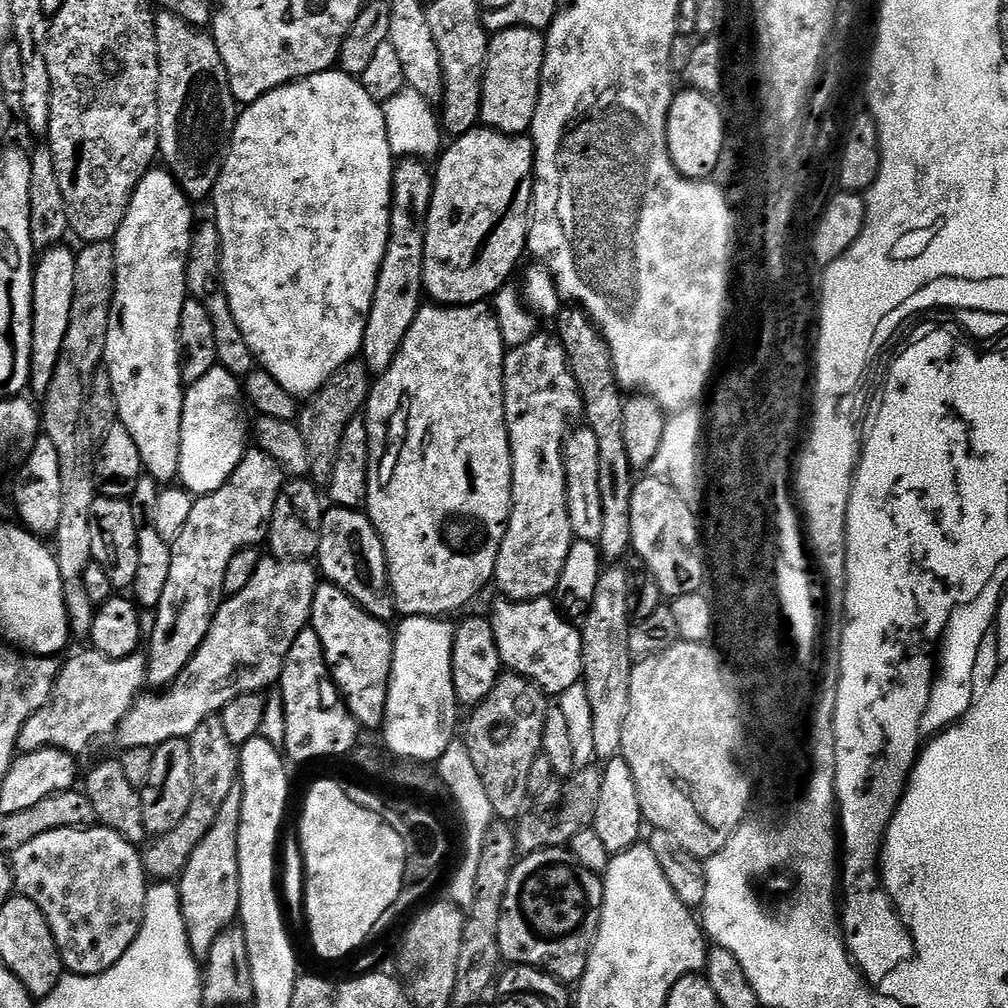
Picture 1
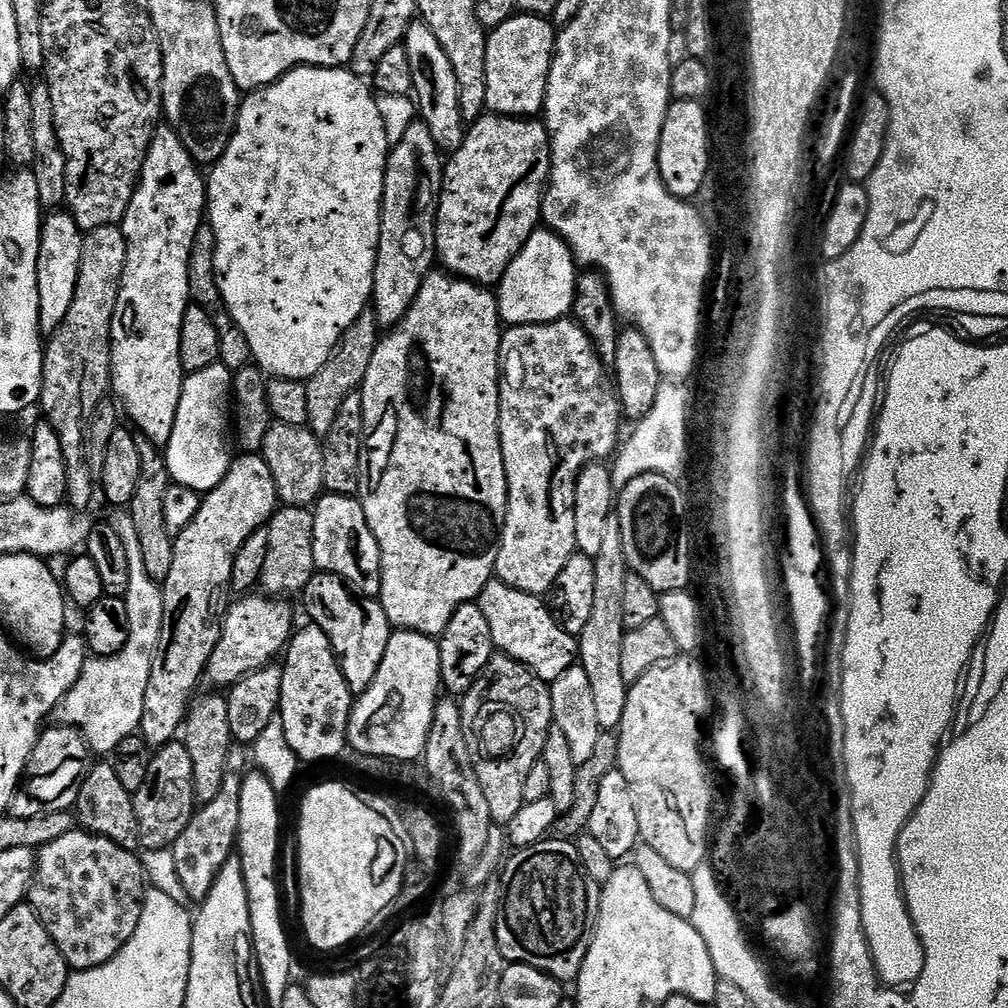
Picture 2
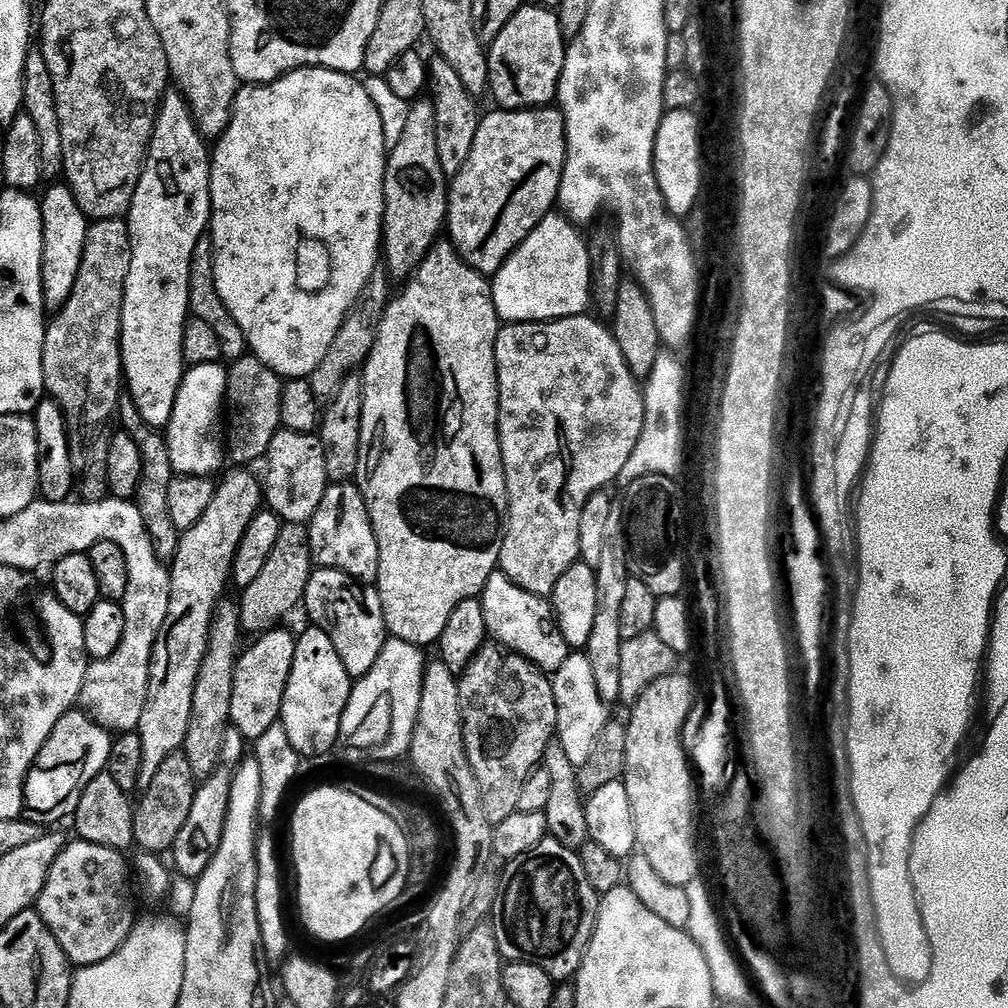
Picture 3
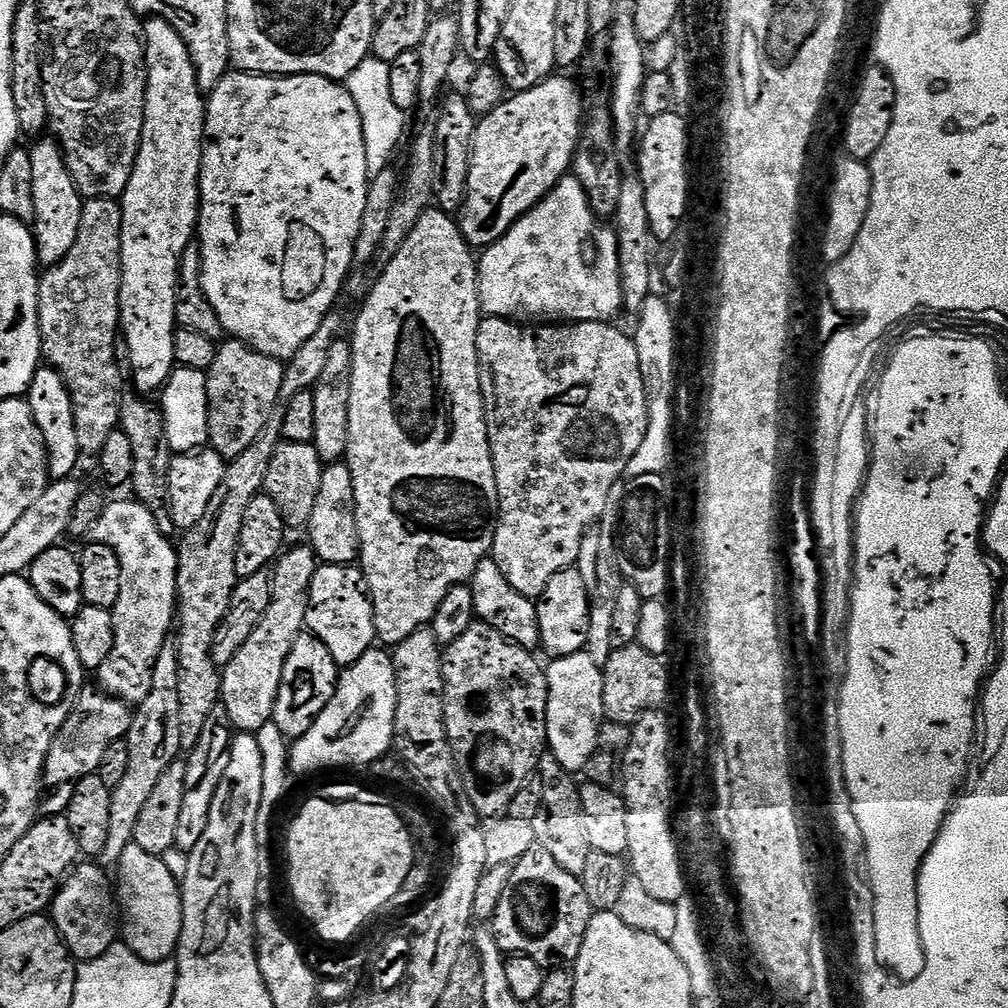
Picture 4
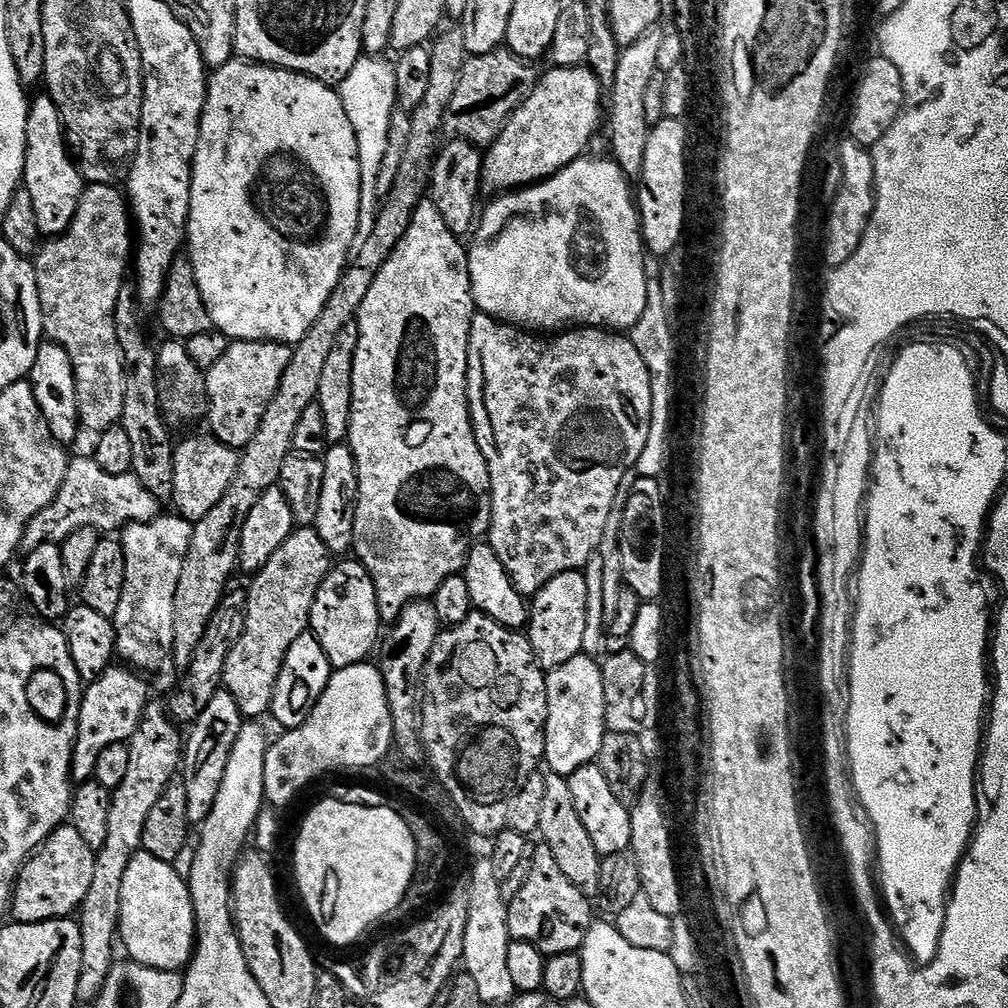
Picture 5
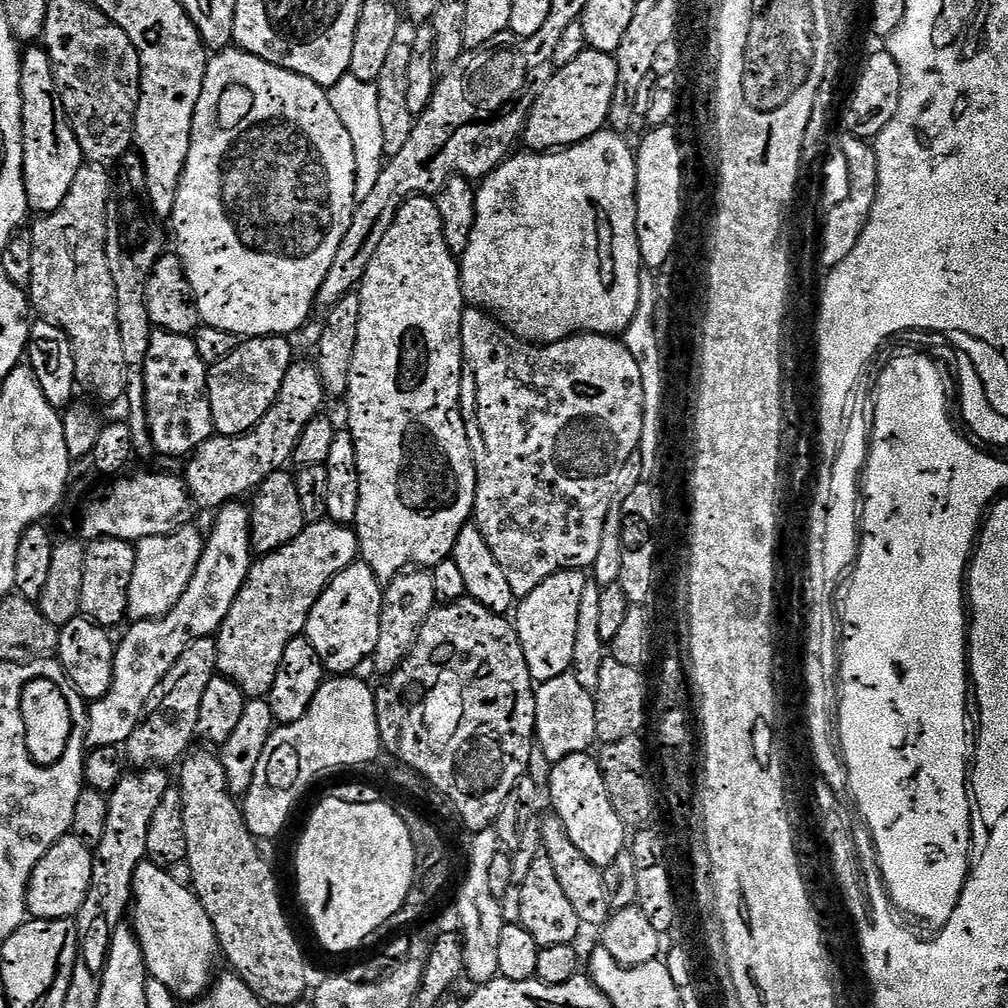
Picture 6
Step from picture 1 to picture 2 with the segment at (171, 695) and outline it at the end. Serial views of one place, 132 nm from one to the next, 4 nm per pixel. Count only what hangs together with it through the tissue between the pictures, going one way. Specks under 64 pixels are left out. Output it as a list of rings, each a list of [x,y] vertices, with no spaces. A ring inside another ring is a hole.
[[[248,594],[240,600],[232,609],[225,611],[222,623],[219,625],[220,637],[214,646],[214,652],[210,654],[210,662],[204,667],[203,683],[209,684],[212,690],[227,690],[233,684],[237,684],[244,676],[257,672],[260,668],[267,668],[285,651],[286,645],[292,639],[294,623],[292,624],[292,608],[287,599],[269,598],[267,595]]]

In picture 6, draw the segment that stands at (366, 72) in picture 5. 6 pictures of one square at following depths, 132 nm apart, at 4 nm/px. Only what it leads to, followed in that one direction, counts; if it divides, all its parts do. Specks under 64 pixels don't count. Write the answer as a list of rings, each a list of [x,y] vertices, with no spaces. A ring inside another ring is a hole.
[[[346,75],[328,92],[330,102],[342,118],[342,126],[350,130],[350,142],[354,142],[356,155],[356,198],[362,201],[370,194],[384,171],[386,157],[384,155],[384,138],[379,110],[379,90],[375,83],[367,84],[357,76]]]

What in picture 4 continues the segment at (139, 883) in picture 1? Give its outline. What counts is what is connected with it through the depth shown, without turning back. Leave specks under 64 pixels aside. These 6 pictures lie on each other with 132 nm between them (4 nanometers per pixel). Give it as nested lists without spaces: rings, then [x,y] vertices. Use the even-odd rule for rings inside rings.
[[[96,862],[77,863],[52,899],[50,919],[56,925],[69,954],[77,962],[102,958],[118,942],[122,913],[118,907],[118,892],[113,877],[111,880],[107,871],[107,867]]]

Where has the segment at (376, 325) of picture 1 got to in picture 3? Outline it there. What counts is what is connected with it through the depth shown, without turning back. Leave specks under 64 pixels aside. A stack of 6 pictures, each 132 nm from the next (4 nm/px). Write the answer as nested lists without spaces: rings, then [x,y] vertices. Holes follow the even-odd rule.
[[[417,98],[408,104],[406,122],[402,134],[391,145],[384,166],[384,231],[382,233],[382,260],[388,263],[387,271],[393,277],[407,277],[421,263],[425,253],[437,241],[439,232],[448,219],[449,181],[438,162],[438,142],[436,141],[436,123],[434,106],[431,99]]]

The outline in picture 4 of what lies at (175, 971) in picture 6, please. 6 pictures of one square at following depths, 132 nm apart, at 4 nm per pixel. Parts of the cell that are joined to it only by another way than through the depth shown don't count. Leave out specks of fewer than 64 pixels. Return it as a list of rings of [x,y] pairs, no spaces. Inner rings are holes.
[[[130,843],[122,850],[118,865],[118,907],[122,913],[123,943],[138,958],[156,964],[169,959],[180,947],[182,934],[181,885],[172,877],[165,861],[154,854],[146,854],[142,846]]]

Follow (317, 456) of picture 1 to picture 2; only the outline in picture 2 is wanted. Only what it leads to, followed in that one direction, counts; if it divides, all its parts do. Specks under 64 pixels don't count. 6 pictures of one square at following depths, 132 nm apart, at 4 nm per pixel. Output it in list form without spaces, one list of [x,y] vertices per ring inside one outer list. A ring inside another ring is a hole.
[[[370,308],[364,310],[354,322],[353,326],[339,340],[338,346],[331,352],[330,358],[318,374],[314,375],[308,381],[305,381],[306,388],[306,427],[317,438],[323,439],[328,436],[331,426],[334,424],[334,418],[337,417],[338,410],[341,409],[342,402],[357,391],[363,384],[366,376],[366,370],[369,369],[370,360],[374,356],[374,350],[379,344],[380,327],[376,323],[376,316]]]

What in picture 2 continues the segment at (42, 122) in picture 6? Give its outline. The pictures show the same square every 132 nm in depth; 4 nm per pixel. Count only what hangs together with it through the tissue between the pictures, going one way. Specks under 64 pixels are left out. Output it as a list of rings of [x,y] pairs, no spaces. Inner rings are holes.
[[[56,210],[43,217],[38,250],[38,326],[41,337],[52,336],[66,318],[74,290],[78,286],[78,266],[82,262],[85,233],[67,210]]]

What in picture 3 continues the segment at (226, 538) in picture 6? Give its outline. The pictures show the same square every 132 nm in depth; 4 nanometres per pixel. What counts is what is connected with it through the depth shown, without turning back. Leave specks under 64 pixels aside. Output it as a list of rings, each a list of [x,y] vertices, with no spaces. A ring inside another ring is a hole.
[[[73,710],[60,719],[58,726],[50,730],[50,738],[46,738],[42,750],[38,750],[38,758],[24,783],[24,807],[33,812],[30,816],[33,824],[56,826],[67,816],[75,817],[82,790],[108,767],[113,739],[113,733],[83,710]]]

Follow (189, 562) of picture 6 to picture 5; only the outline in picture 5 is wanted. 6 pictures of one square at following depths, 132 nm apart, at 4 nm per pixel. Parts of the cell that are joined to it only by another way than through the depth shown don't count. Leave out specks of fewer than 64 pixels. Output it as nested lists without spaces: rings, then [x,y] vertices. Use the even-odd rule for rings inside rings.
[[[161,514],[150,522],[128,524],[118,536],[126,554],[126,578],[122,586],[122,602],[118,602],[114,617],[116,656],[141,673],[152,672],[164,663],[167,665],[172,655],[174,594],[190,546],[193,521],[184,520],[178,514],[171,515]]]

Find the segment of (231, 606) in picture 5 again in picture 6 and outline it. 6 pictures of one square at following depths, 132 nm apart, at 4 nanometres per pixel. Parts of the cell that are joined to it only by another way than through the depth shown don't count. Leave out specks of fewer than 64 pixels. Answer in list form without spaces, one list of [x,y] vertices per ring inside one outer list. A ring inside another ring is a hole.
[[[207,636],[186,646],[182,658],[174,662],[170,674],[166,674],[158,690],[154,690],[151,711],[140,721],[128,740],[126,760],[129,765],[136,764],[132,766],[140,770],[153,766],[169,766],[172,763],[175,765],[193,747],[192,739],[198,736],[200,727],[202,696],[206,694],[206,686],[210,686],[210,682],[218,674],[217,662],[218,650],[213,637]]]

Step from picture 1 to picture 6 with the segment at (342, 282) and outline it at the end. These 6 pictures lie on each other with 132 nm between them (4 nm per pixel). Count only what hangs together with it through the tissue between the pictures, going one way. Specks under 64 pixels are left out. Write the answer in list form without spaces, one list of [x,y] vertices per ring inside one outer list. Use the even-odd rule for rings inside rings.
[[[232,46],[220,50],[209,59],[208,69],[202,82],[202,94],[194,110],[190,154],[186,158],[184,177],[180,180],[178,198],[170,217],[176,231],[175,255],[179,256],[186,270],[186,278],[192,287],[200,319],[209,328],[226,330],[241,338],[253,336],[291,337],[308,320],[312,308],[317,303],[319,288],[334,265],[342,240],[350,228],[352,216],[356,212],[356,155],[354,142],[350,142],[350,130],[342,126],[342,118],[334,110],[328,92],[310,78],[294,74],[285,68],[274,66],[249,52],[242,52]]]

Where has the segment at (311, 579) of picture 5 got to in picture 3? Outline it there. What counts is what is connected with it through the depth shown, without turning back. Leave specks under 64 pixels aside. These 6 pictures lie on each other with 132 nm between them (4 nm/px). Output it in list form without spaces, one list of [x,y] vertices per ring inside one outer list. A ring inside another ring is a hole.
[[[284,626],[257,635],[253,640],[256,641],[249,648],[247,645],[236,657],[234,690],[230,693],[231,727],[238,729],[248,742],[262,738],[262,734],[279,721],[296,649],[296,636],[288,633]]]

